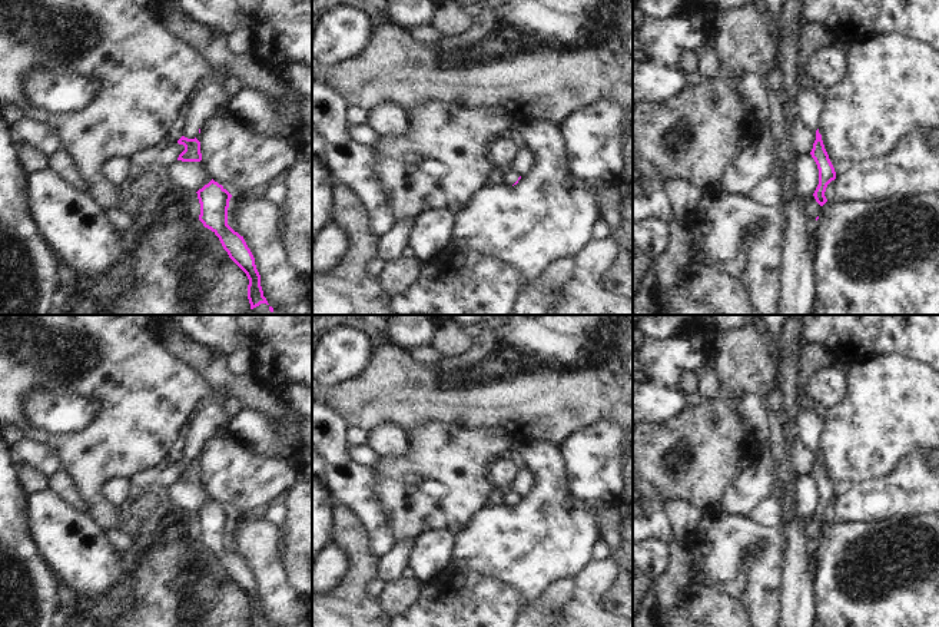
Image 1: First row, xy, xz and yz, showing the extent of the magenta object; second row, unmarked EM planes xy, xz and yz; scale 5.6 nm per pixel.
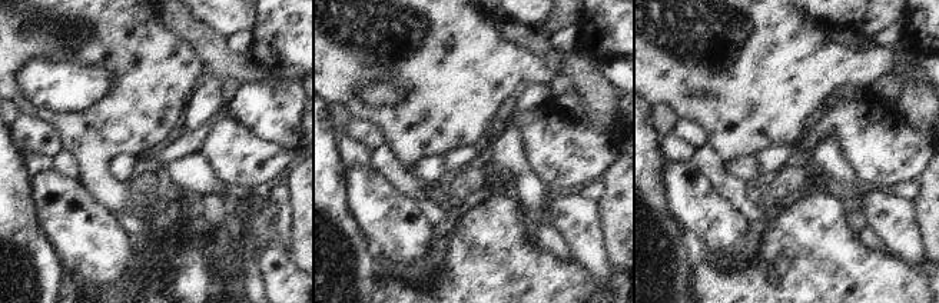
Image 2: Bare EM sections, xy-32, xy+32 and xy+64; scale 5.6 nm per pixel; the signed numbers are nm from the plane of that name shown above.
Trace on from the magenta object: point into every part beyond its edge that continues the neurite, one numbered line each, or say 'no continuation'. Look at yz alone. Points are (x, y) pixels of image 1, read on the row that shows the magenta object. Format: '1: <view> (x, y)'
1: yz (810, 102)

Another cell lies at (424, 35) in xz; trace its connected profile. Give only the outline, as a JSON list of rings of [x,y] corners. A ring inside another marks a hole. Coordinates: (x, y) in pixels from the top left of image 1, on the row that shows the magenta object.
[[[415,26],[408,30],[411,39],[424,46],[435,46],[444,36],[432,26]]]

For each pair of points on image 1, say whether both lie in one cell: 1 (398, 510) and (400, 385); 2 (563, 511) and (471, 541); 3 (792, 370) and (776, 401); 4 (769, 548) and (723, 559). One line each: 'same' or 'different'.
1: different
2: same
3: different
4: same

